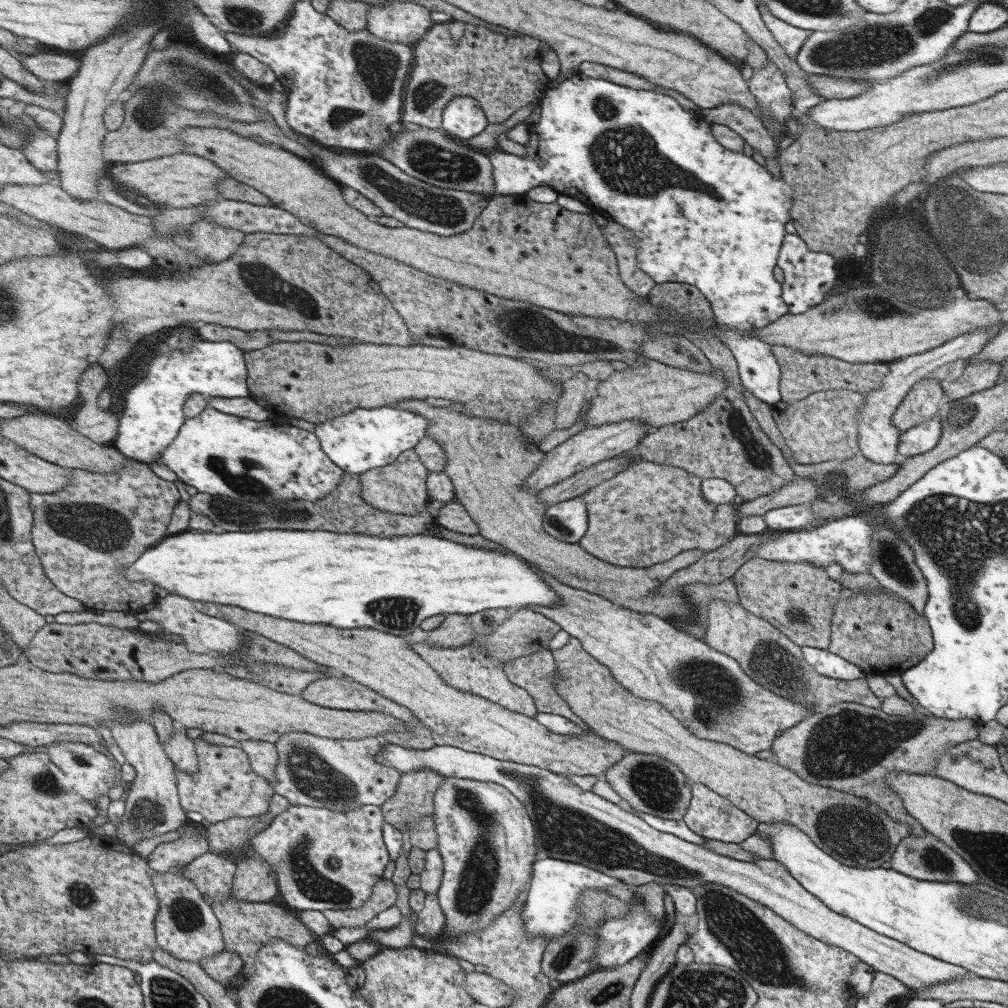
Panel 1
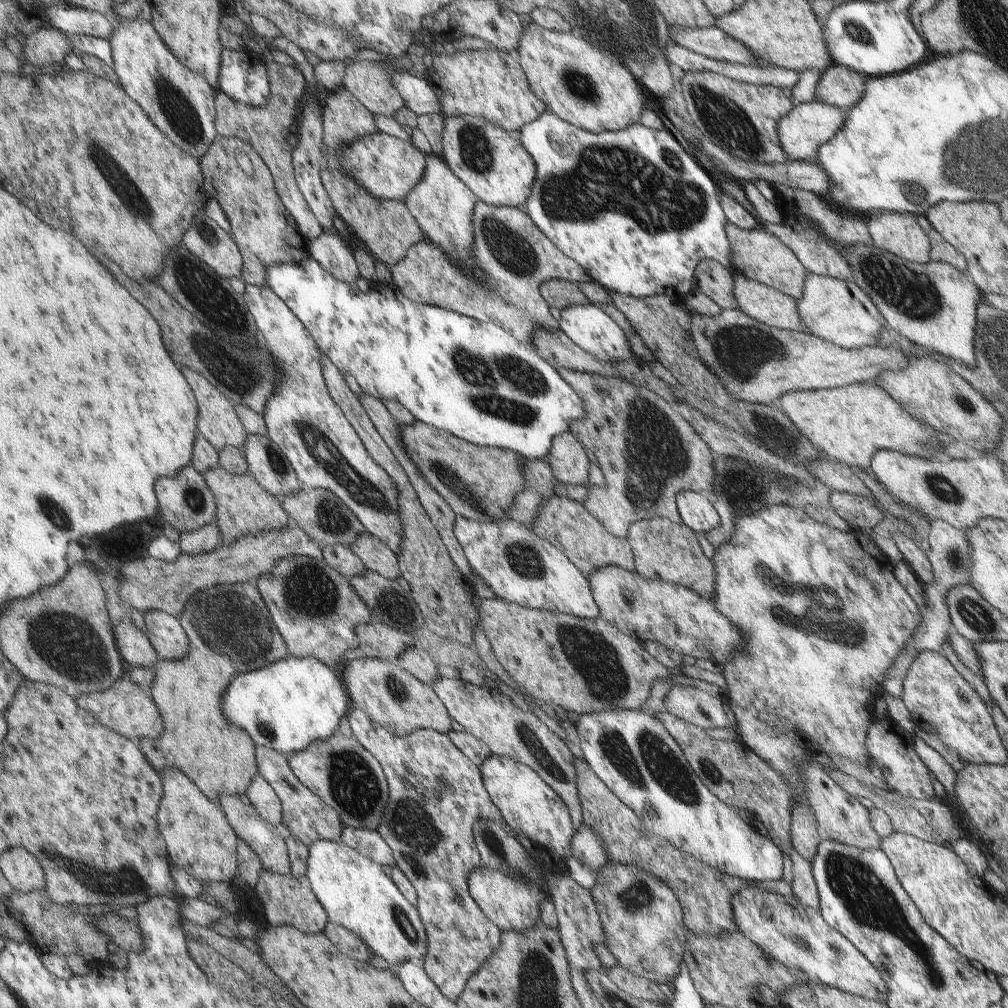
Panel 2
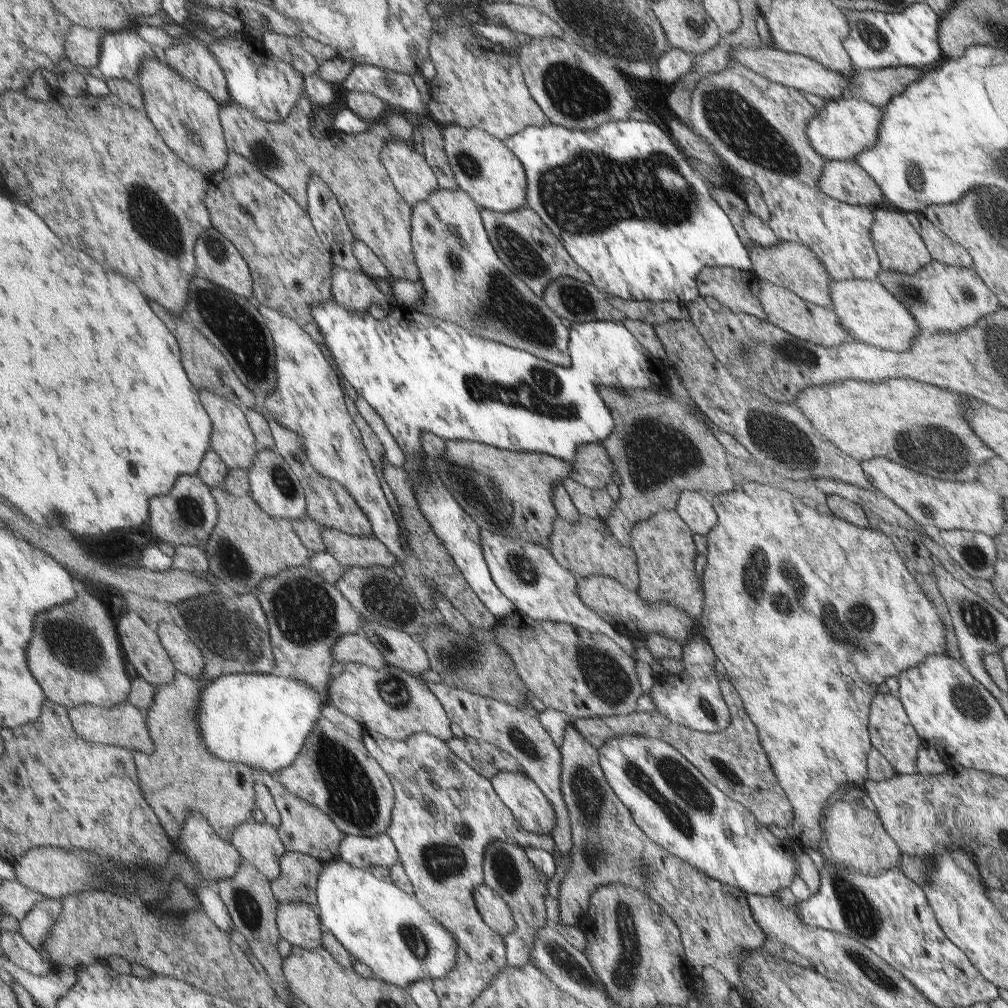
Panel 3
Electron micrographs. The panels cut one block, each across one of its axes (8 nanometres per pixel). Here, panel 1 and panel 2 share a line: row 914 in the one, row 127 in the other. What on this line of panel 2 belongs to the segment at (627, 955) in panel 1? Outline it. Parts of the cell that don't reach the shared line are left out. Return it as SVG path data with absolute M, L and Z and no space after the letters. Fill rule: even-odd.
M543 112L541 116L537 116L535 120L523 124L517 132L519 136L519 144L525 152L531 154L531 158L535 158L535 170L539 170L539 178L535 178L535 190L531 190L531 198L527 198L527 202L523 204L523 210L529 214L529 218L541 228L543 234L547 234L547 238L561 250L565 252L571 260L579 262L579 266L583 266L587 270L587 274L591 276L591 280L597 284L601 284L605 290L621 294L621 296L629 296L629 298L653 298L653 296L669 296L673 302L681 304L685 302L685 296L689 292L695 292L695 282L697 282L697 266L699 262L705 260L713 260L719 264L729 264L733 258L733 246L729 242L727 236L727 228L725 228L725 216L723 216L723 206L721 202L717 202L717 188L713 186L711 178L707 176L707 172L703 172L703 168L691 160L691 156L675 142L675 138L667 132L667 130L651 130L645 128L641 124L635 126L627 126L623 130L617 132L587 132L581 130L573 124L569 124L567 120L557 118L551 112ZM577 186L601 186L601 188L579 188L579 198L577 198Z

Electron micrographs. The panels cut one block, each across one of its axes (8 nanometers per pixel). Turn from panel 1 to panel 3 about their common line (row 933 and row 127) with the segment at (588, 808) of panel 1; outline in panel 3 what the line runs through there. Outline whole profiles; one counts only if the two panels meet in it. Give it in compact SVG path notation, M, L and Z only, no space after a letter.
M837 98L837 100L825 100L821 108L817 108L815 118L807 122L805 134L815 152L829 162L849 162L859 152L863 152L875 138L877 128L881 120L883 110L875 108L873 104L867 104L865 100L855 98Z

